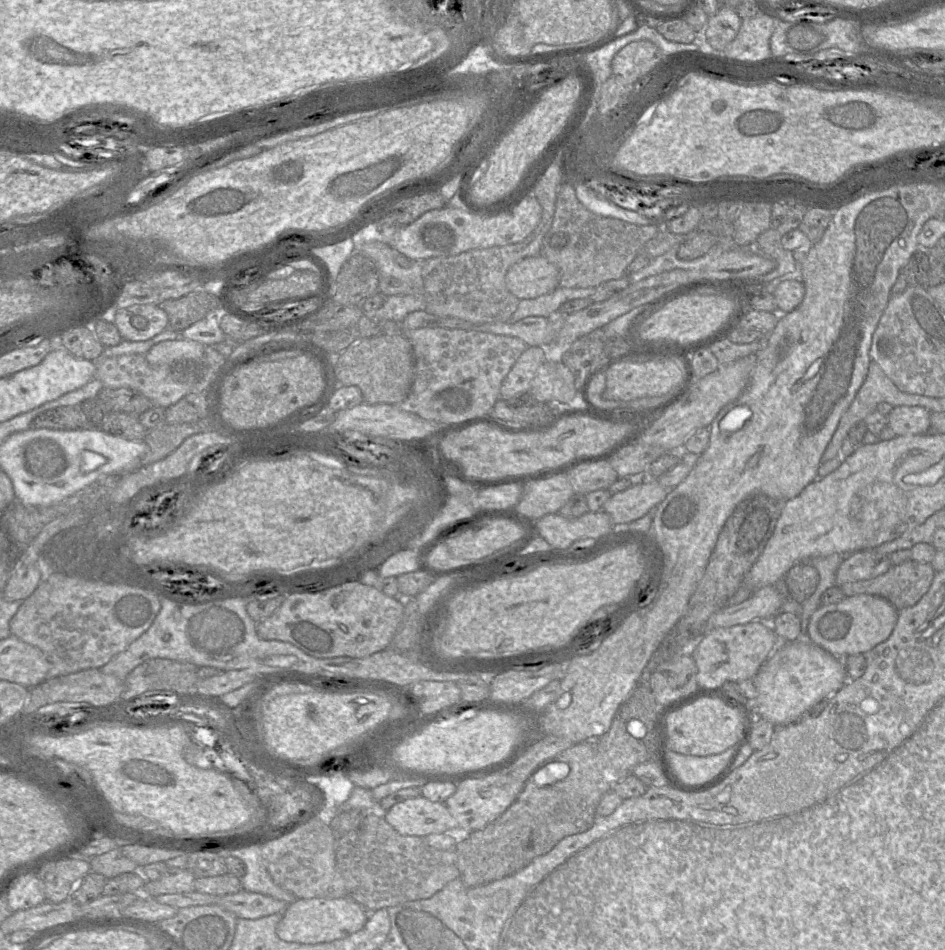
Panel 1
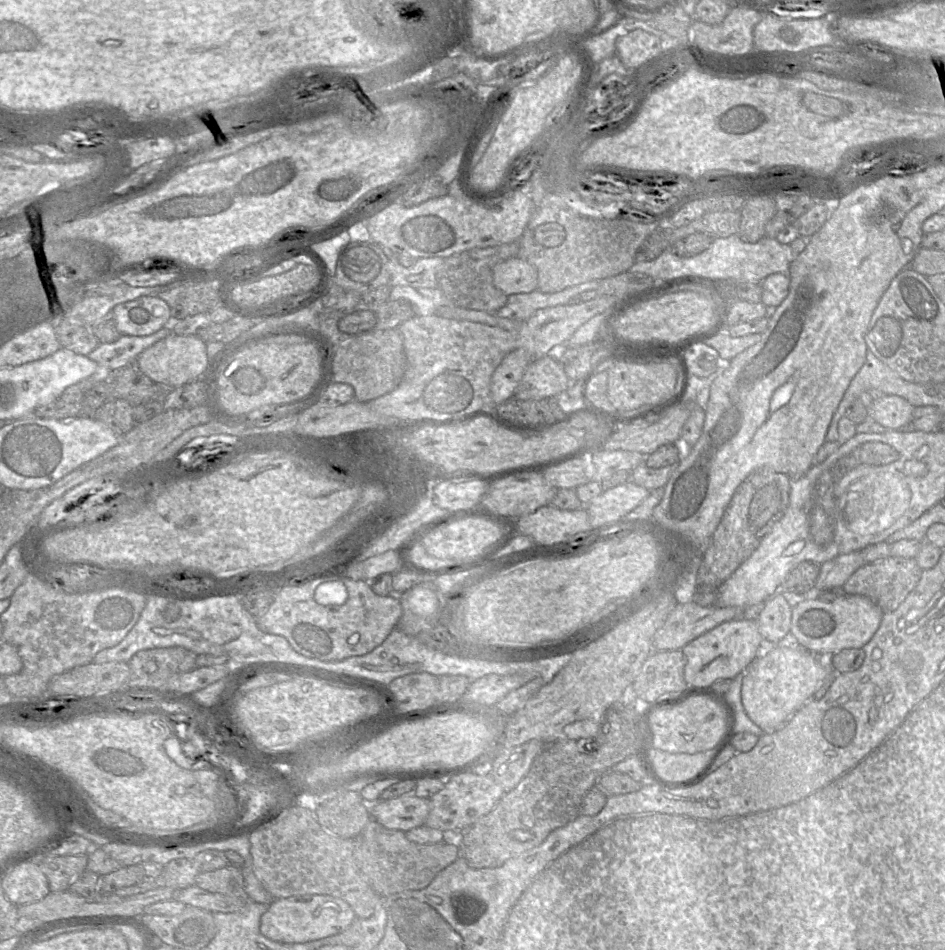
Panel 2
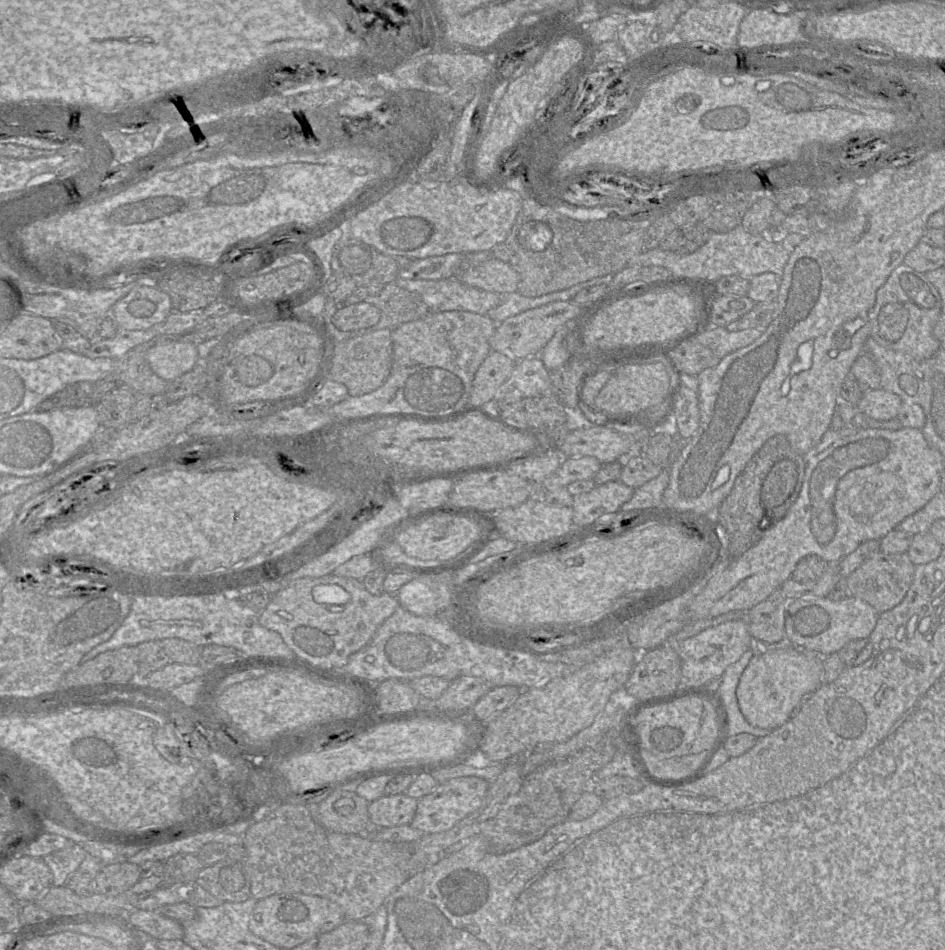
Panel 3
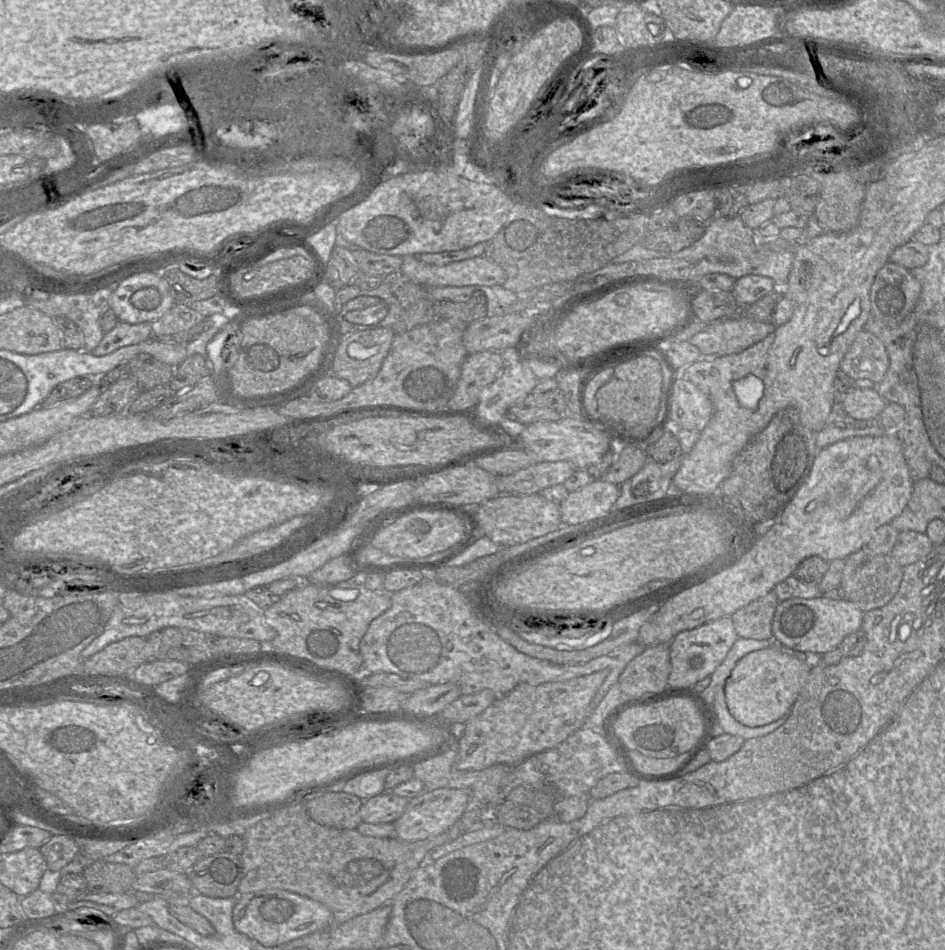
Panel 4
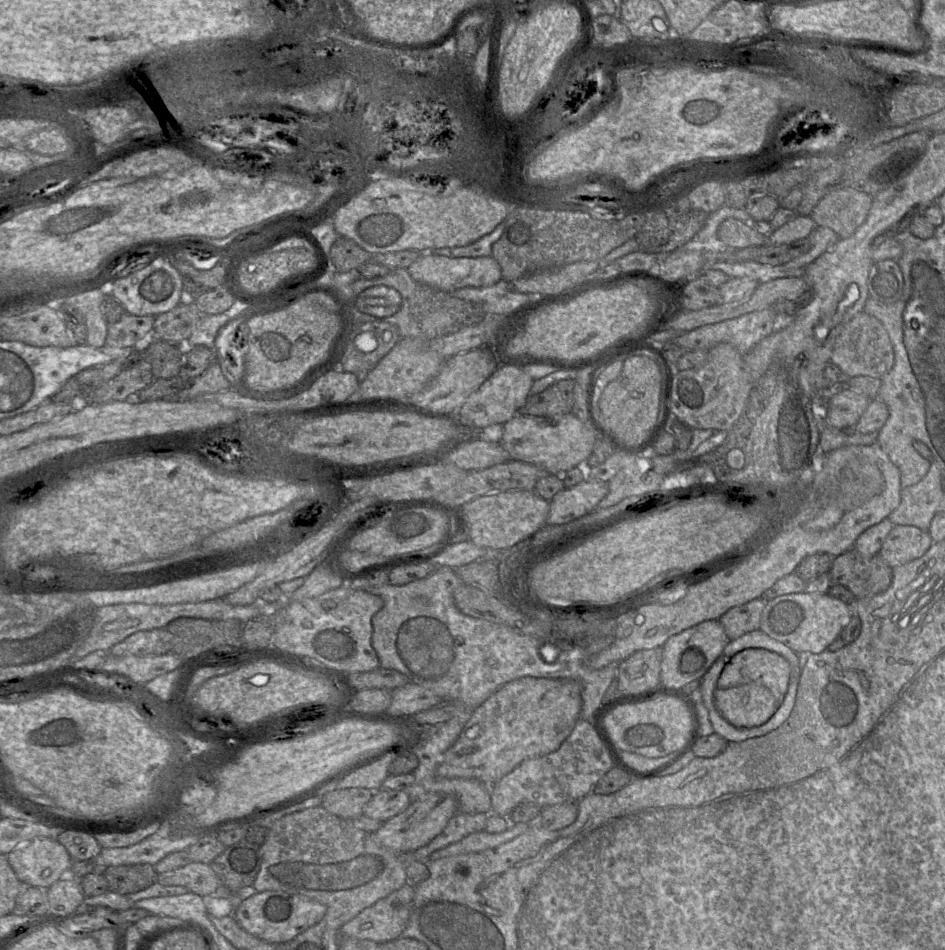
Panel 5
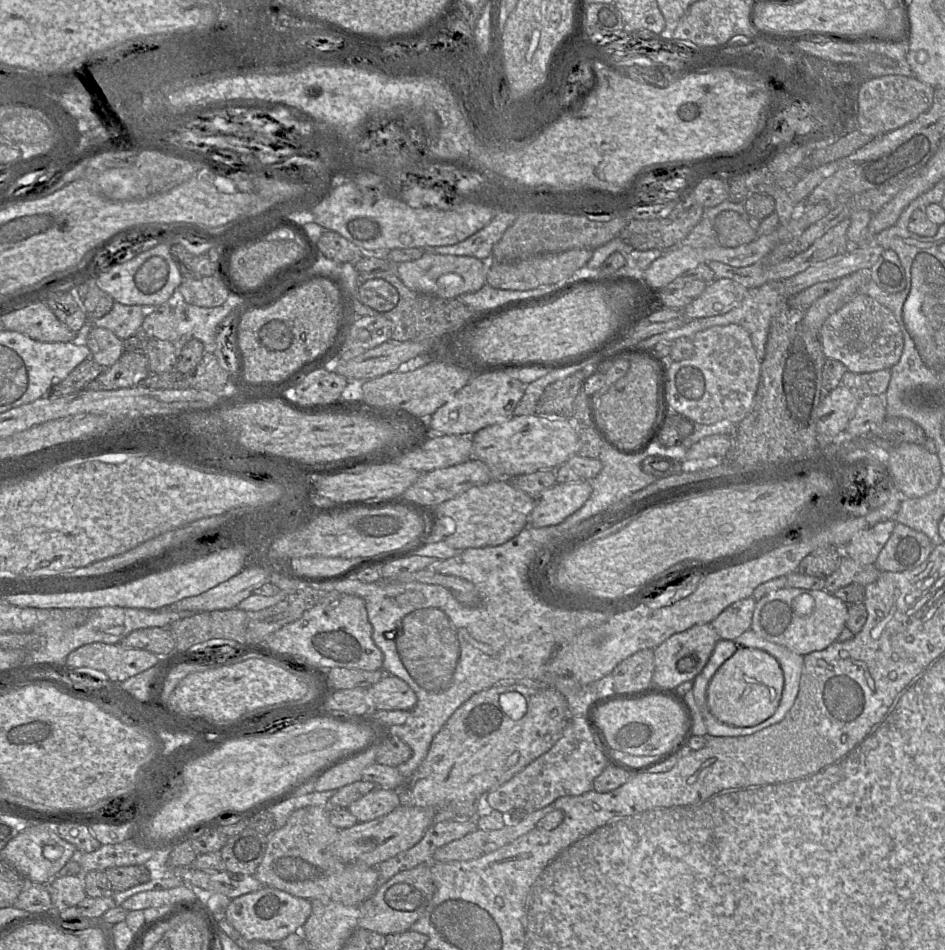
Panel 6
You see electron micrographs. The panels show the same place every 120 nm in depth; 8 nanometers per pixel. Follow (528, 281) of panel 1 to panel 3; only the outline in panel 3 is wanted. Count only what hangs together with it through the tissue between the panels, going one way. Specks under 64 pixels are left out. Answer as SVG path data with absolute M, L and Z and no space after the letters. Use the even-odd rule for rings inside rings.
M497 258L462 270L457 278L469 286L495 293L515 292L520 283L519 273Z

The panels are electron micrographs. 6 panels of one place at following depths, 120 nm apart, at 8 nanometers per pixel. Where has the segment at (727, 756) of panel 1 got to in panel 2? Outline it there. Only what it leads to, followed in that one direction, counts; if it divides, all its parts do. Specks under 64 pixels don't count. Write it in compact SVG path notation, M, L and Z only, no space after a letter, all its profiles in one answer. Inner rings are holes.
M652 747L649 757L658 774L672 782L684 782L717 760L718 748L695 754L669 753Z

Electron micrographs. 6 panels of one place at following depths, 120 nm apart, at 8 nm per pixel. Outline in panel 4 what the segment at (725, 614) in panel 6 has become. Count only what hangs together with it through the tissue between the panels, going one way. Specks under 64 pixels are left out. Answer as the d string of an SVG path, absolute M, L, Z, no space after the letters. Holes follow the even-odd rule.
M772 590L736 611L731 618L738 637L758 640L774 638L772 622L779 603Z

